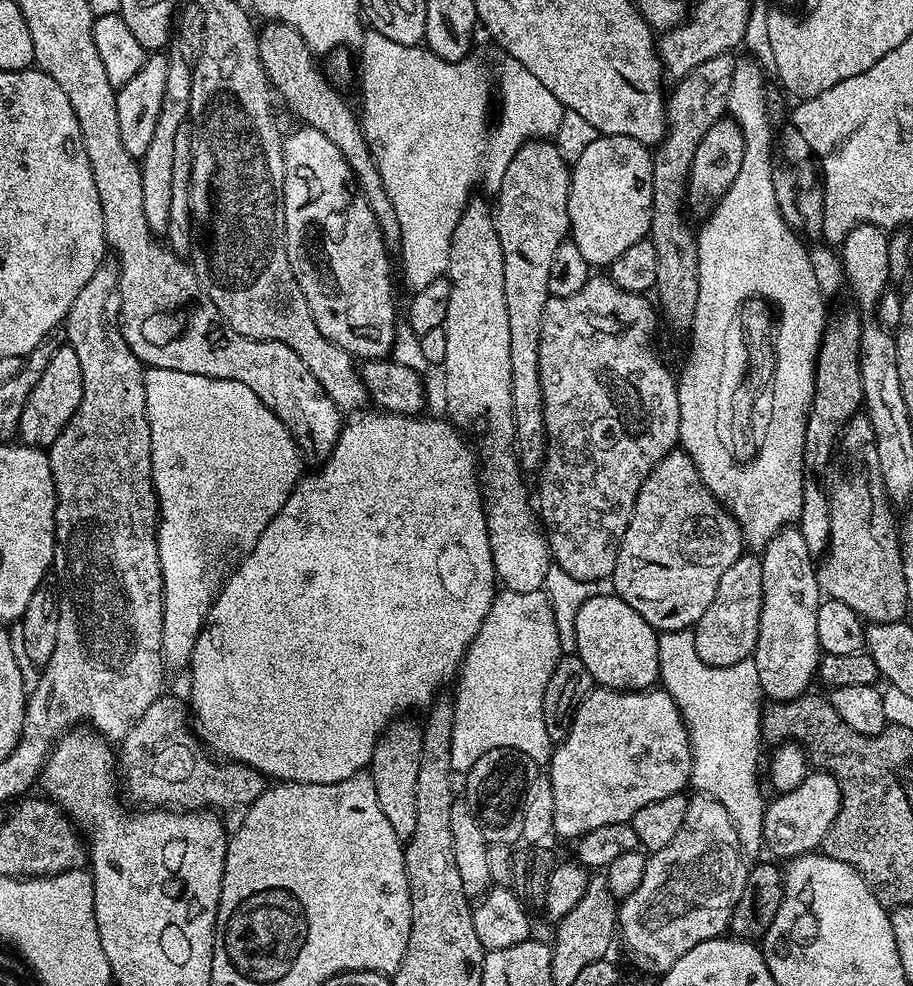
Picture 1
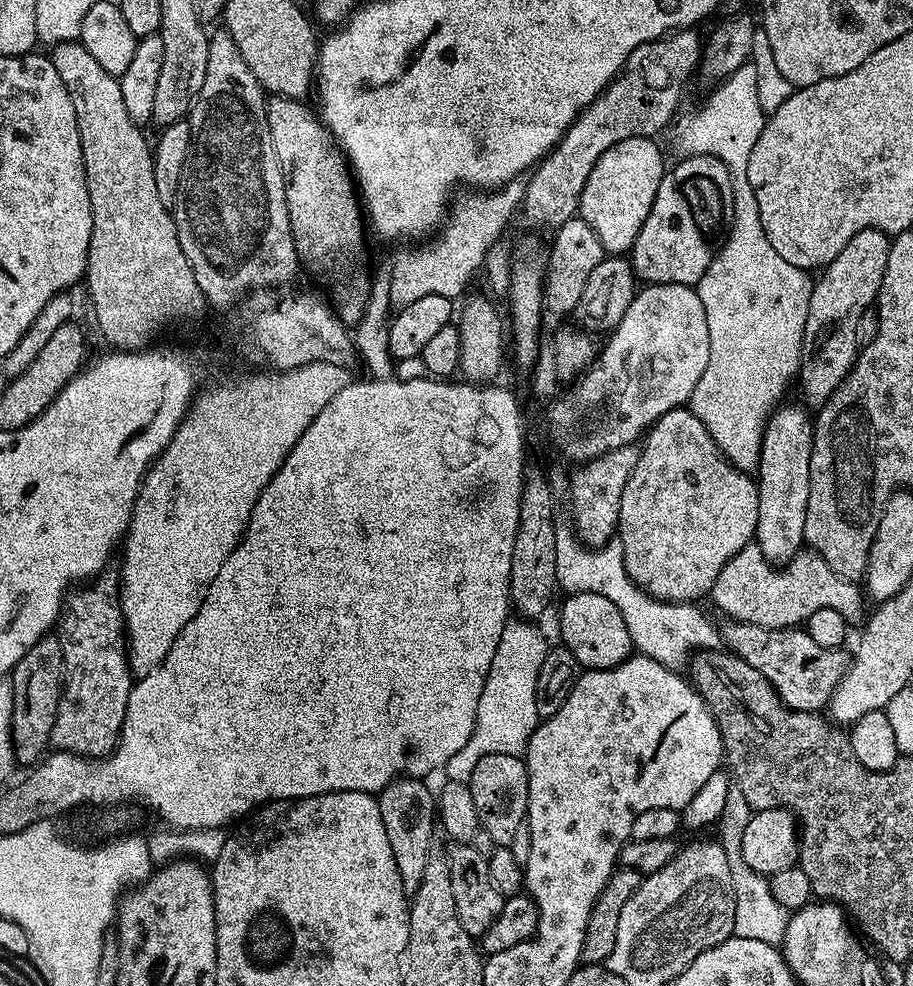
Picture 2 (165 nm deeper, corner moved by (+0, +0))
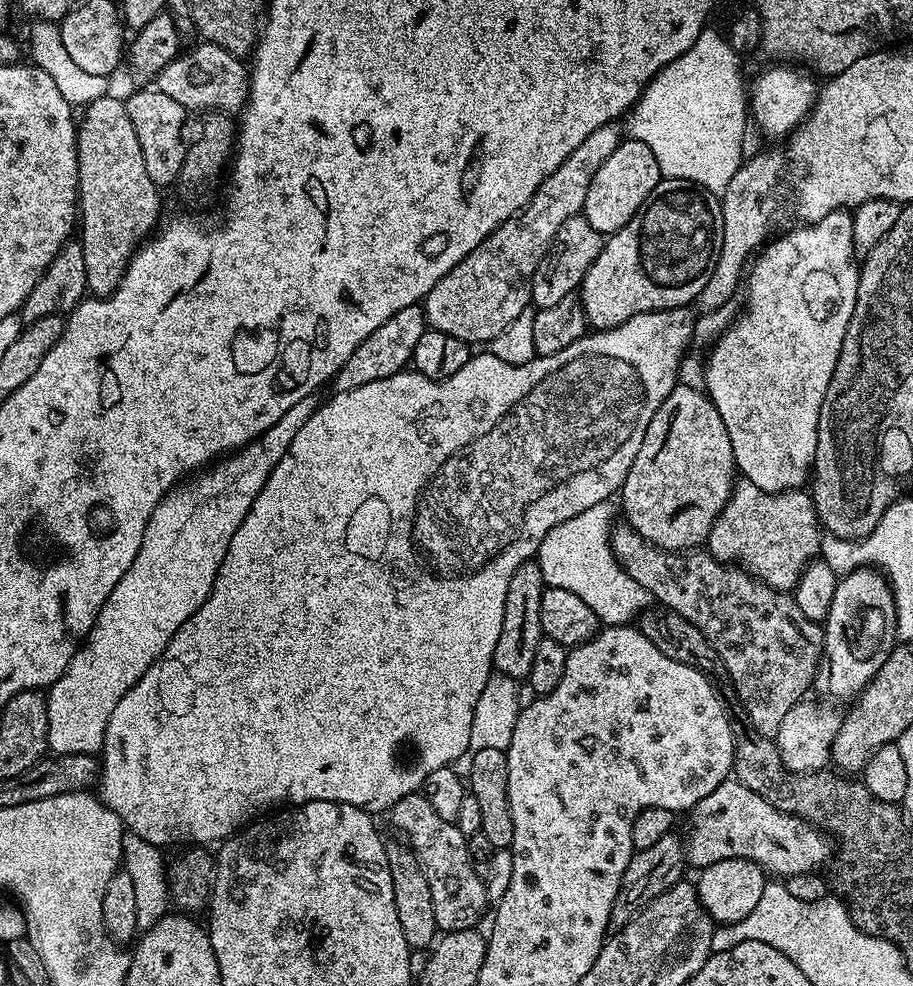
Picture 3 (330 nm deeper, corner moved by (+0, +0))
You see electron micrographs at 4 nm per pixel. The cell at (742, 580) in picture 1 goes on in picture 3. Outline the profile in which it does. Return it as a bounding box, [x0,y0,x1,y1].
[706,478,822,592]

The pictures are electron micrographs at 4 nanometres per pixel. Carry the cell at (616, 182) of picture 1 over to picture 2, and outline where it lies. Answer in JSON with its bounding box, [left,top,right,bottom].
[578,136,666,254]

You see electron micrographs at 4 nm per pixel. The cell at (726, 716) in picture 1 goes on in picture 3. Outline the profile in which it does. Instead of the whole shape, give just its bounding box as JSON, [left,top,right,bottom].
[536,501,650,627]

